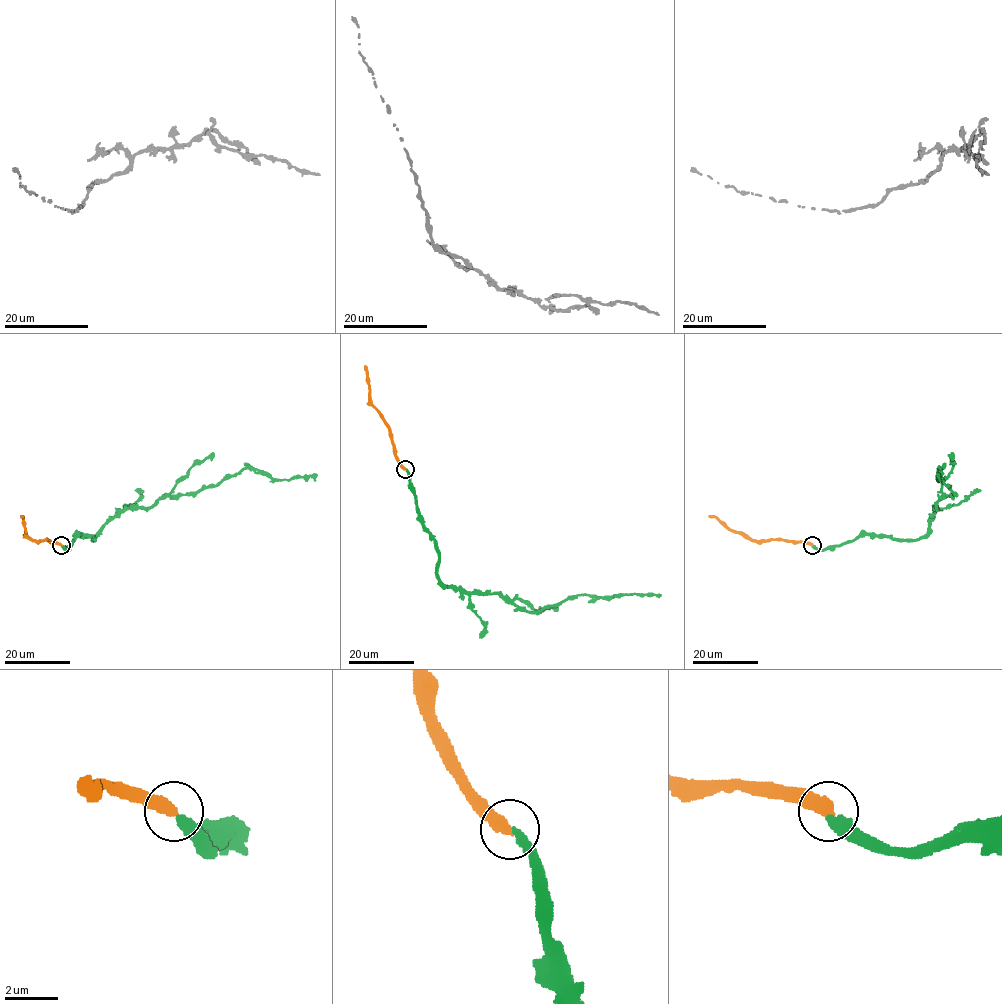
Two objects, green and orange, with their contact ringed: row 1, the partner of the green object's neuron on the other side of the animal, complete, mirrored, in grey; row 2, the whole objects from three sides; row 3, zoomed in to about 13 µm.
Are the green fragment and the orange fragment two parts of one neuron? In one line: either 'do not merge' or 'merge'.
merge

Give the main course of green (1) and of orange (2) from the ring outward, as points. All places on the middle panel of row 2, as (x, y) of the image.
1: (406, 469), (423, 527), (438, 554), (437, 575), (443, 584), (500, 593), (530, 611), (578, 595), (659, 597)
2: (405, 469), (396, 455), (388, 425), (371, 403), (365, 366)

